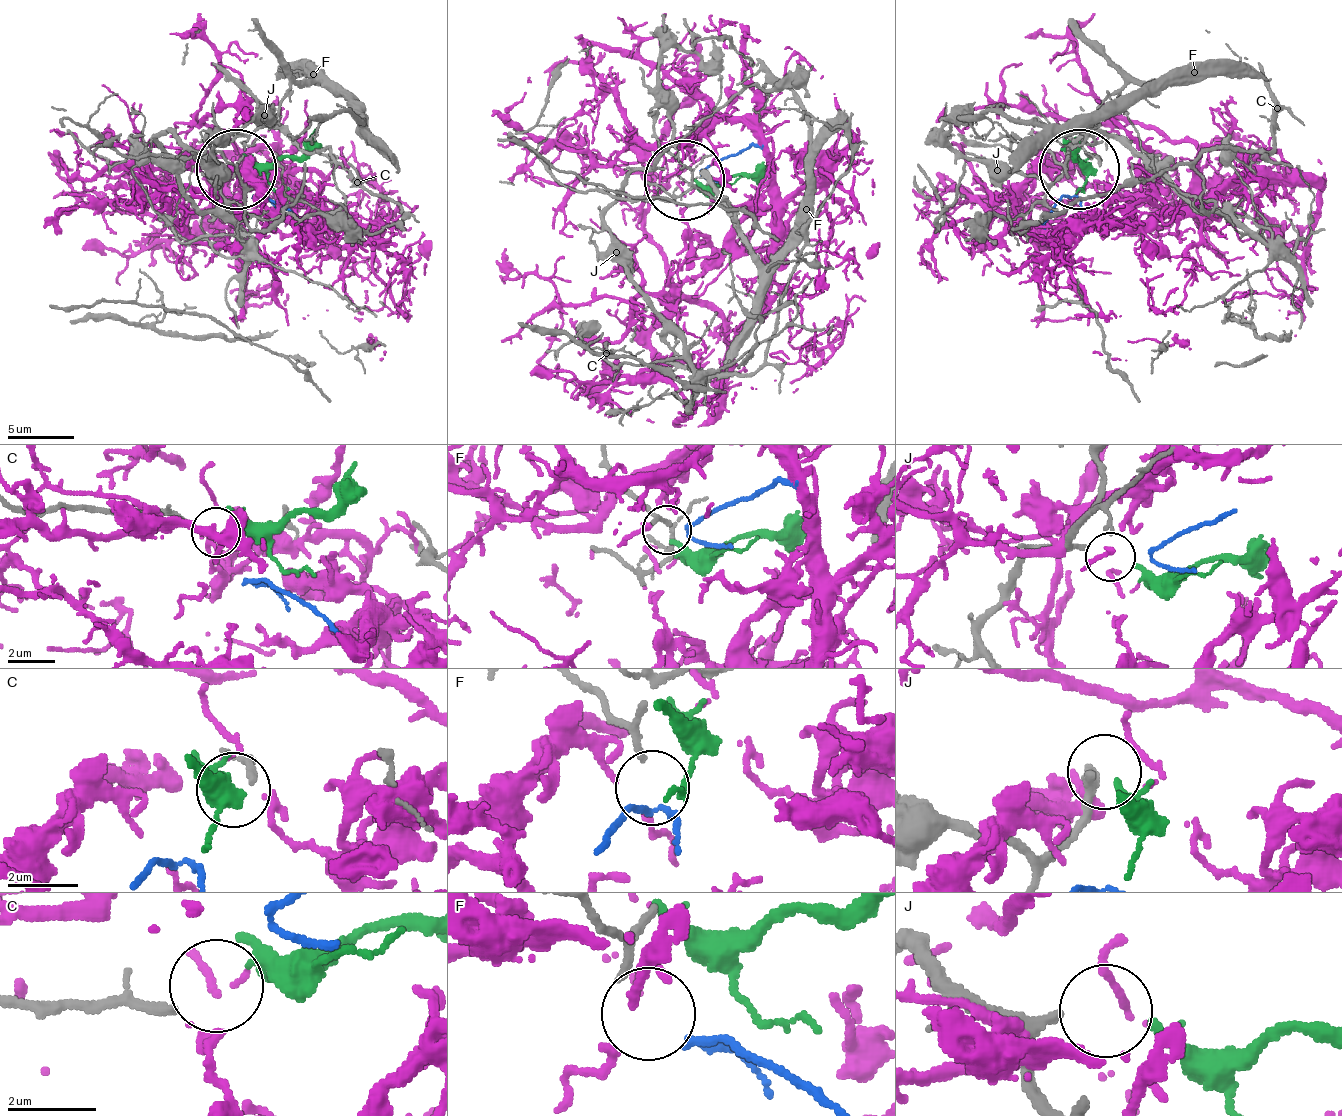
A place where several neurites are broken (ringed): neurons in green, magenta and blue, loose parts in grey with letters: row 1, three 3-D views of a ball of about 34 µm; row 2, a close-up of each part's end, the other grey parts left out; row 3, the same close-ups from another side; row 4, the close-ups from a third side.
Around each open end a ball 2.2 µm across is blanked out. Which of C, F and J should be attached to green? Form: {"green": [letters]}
{"green": ["J"]}

